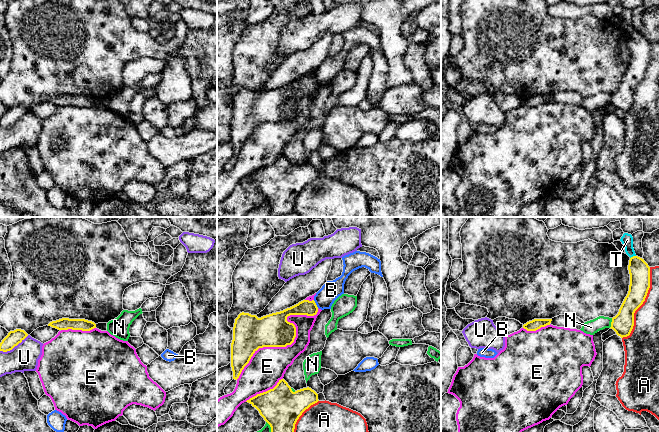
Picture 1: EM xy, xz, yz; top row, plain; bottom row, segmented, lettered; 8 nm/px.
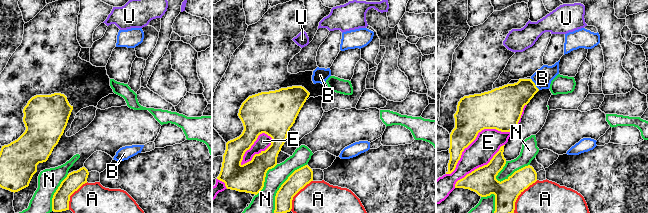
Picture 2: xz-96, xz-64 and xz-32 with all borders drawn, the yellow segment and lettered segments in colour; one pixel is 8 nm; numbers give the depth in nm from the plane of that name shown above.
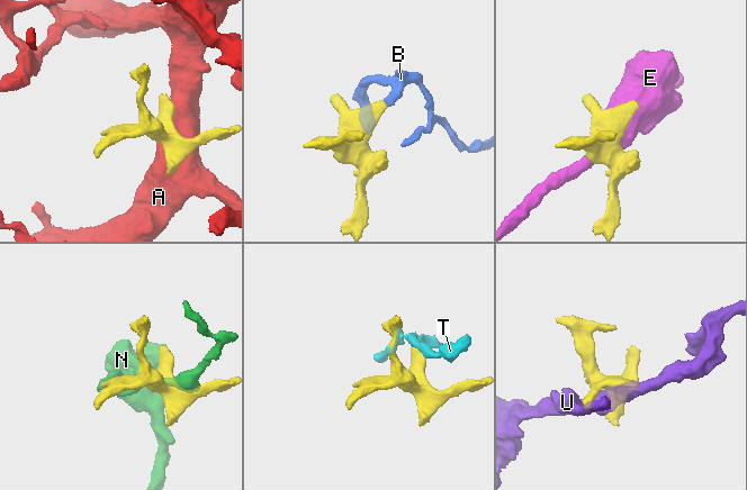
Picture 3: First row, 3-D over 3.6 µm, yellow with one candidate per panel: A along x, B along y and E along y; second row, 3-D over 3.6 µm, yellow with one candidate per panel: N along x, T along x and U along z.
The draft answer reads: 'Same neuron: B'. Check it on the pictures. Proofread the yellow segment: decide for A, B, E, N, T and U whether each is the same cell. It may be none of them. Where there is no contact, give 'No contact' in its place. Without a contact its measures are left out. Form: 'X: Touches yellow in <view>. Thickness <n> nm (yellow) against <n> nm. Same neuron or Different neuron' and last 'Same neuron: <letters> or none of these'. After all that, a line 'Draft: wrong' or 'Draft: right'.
A: Touches yellow in yz. Thickness 170 nm (yellow) against 220 nm. Different neuron
B: Touches yellow in xz. Thickness 120 nm (yellow) against 160 nm. Different neuron
E: Touches yellow in xz. Thickness 260 nm (yellow) against 300 nm. Different neuron
N: Touches yellow in yz. Thickness 170 nm (yellow) against 120 nm. Different neuron
T: Touches yellow in yz. Thickness 170 nm (yellow) against 100 nm. Different neuron
U: Touches yellow in xy. Thickness 120 nm (yellow) against 220 nm. Different neuron
Same neuron: none of these
Draft: wrong

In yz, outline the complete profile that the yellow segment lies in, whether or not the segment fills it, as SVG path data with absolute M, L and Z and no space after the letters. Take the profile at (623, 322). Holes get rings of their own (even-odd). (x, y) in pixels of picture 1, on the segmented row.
M633 256L629 260L630 285L618 314L612 318L611 329L621 338L630 335L634 313L643 304L650 288L650 267L644 259Z

